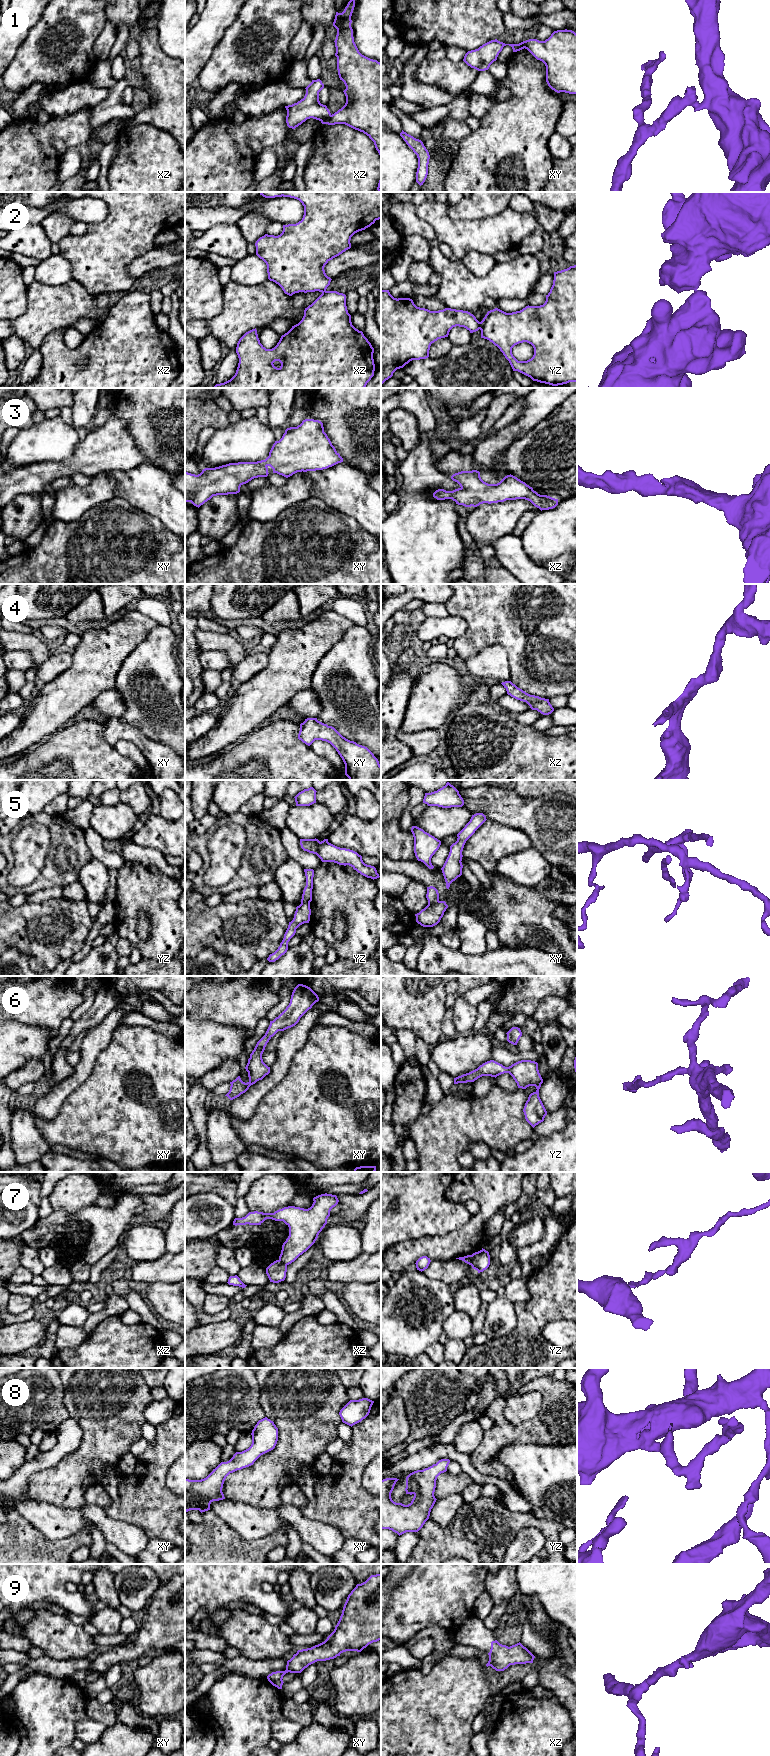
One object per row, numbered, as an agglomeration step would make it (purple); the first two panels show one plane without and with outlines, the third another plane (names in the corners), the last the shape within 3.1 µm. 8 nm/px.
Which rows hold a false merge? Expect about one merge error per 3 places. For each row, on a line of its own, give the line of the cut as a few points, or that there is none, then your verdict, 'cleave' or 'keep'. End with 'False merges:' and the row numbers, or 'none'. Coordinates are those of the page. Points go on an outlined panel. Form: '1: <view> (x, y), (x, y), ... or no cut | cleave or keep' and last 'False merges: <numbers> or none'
1: xz (331, 115), (321, 121) | cleave
2: yz (481, 322), (479, 328) | cleave
3: no cut | keep
4: no cut | keep
5: xy (439, 901), (428, 905) | cleave
6: no cut | keep
7: yz (470, 1255), (471, 1264) | cleave
8: no cut | keep
9: no cut | keep
False merges: 1, 2, 5, 7

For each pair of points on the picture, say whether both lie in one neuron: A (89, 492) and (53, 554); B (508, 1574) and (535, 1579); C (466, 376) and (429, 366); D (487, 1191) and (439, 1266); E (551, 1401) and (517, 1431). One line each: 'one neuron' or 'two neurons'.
A: two neurons
B: two neurons
C: one neuron
D: two neurons
E: one neuron

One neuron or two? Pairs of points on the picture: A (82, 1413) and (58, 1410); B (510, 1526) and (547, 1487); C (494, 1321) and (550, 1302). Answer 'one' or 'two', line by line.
A: two
B: two
C: two

